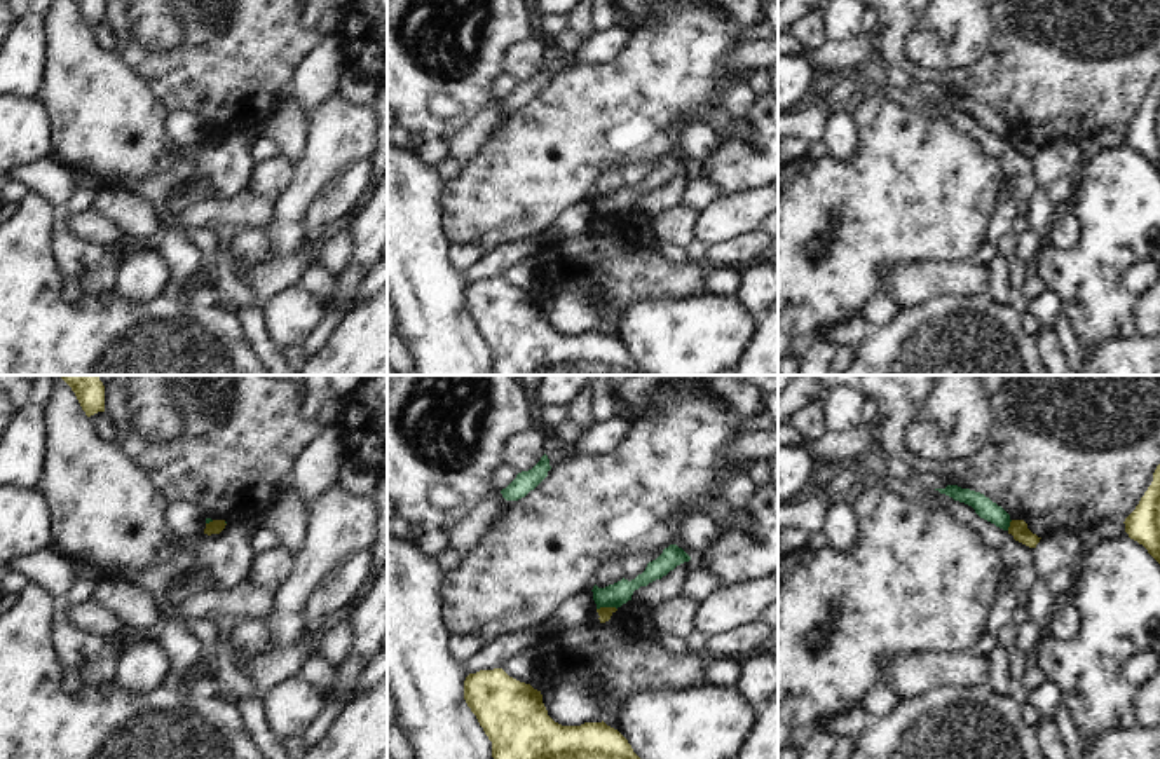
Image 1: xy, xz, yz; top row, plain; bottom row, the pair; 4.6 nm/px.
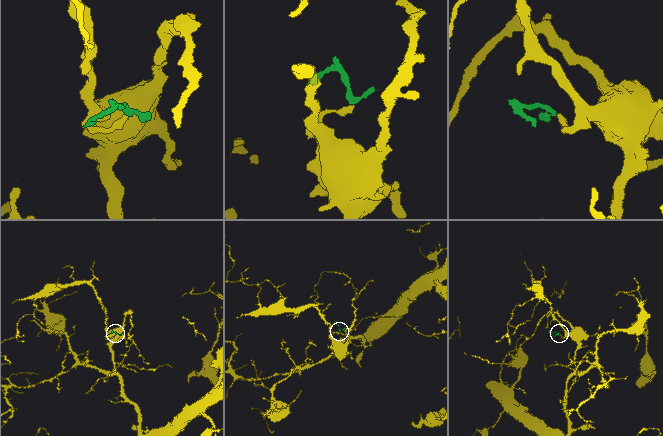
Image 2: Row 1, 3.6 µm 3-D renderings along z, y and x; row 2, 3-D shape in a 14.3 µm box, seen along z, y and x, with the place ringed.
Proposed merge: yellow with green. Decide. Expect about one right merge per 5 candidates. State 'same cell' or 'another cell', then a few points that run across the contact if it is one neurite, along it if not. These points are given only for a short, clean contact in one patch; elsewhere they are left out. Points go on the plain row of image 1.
another cell | xz (616, 217), (597, 218)

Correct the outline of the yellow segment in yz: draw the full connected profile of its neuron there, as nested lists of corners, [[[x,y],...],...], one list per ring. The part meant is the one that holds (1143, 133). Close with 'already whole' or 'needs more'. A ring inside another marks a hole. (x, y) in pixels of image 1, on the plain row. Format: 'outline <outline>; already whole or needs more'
outline [[[1160,73],[1136,119],[1125,127],[1125,141],[1160,173]]]; already whole

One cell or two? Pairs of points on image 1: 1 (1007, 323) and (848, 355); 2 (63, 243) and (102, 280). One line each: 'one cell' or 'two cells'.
1: two cells
2: one cell

